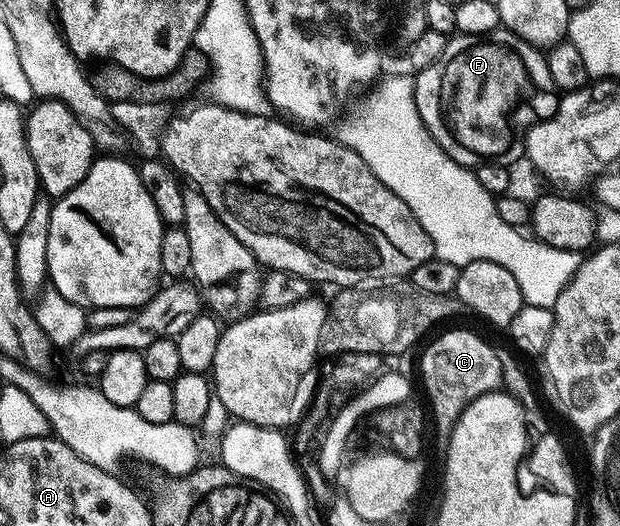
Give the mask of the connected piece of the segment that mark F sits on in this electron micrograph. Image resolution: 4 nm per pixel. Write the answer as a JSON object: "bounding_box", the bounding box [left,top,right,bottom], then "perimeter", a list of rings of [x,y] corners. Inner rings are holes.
{"bounding_box":[413,28,557,168],"perimeter":[[[504,28],[486,34],[457,34],[450,37],[447,48],[443,48],[443,56],[439,56],[431,68],[423,68],[416,75],[413,87],[415,104],[427,132],[431,132],[447,156],[454,158],[460,166],[470,168],[481,166],[484,162],[512,167],[513,162],[522,161],[525,158],[523,135],[526,124],[534,121],[536,98],[548,90],[557,90],[555,80],[551,80],[551,72],[547,72],[545,54]]]}

